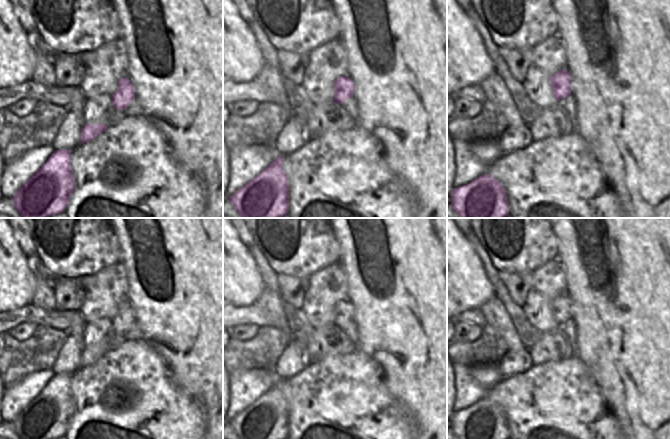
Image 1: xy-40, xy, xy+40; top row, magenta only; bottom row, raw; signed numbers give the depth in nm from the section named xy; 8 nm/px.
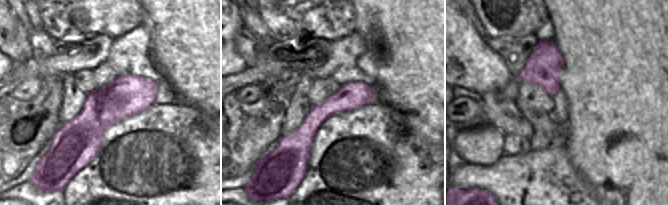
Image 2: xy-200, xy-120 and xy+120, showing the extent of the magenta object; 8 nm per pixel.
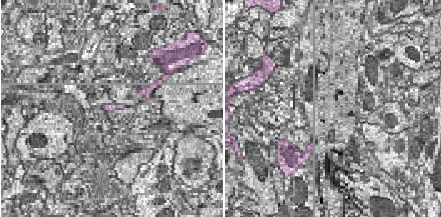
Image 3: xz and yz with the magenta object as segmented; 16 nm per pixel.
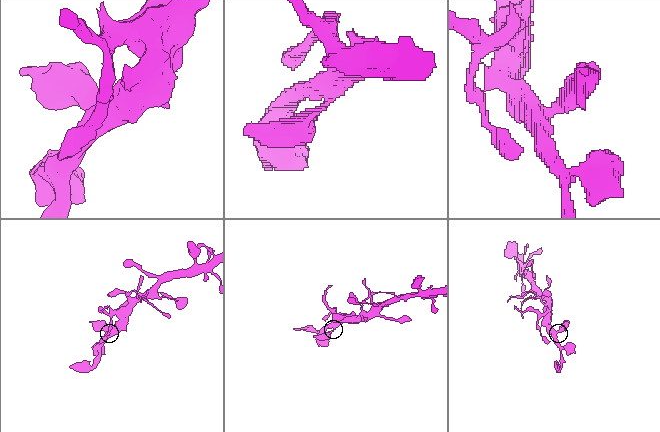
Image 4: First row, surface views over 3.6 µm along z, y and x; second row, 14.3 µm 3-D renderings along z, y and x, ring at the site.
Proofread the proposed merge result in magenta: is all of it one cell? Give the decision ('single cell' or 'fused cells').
single cell

